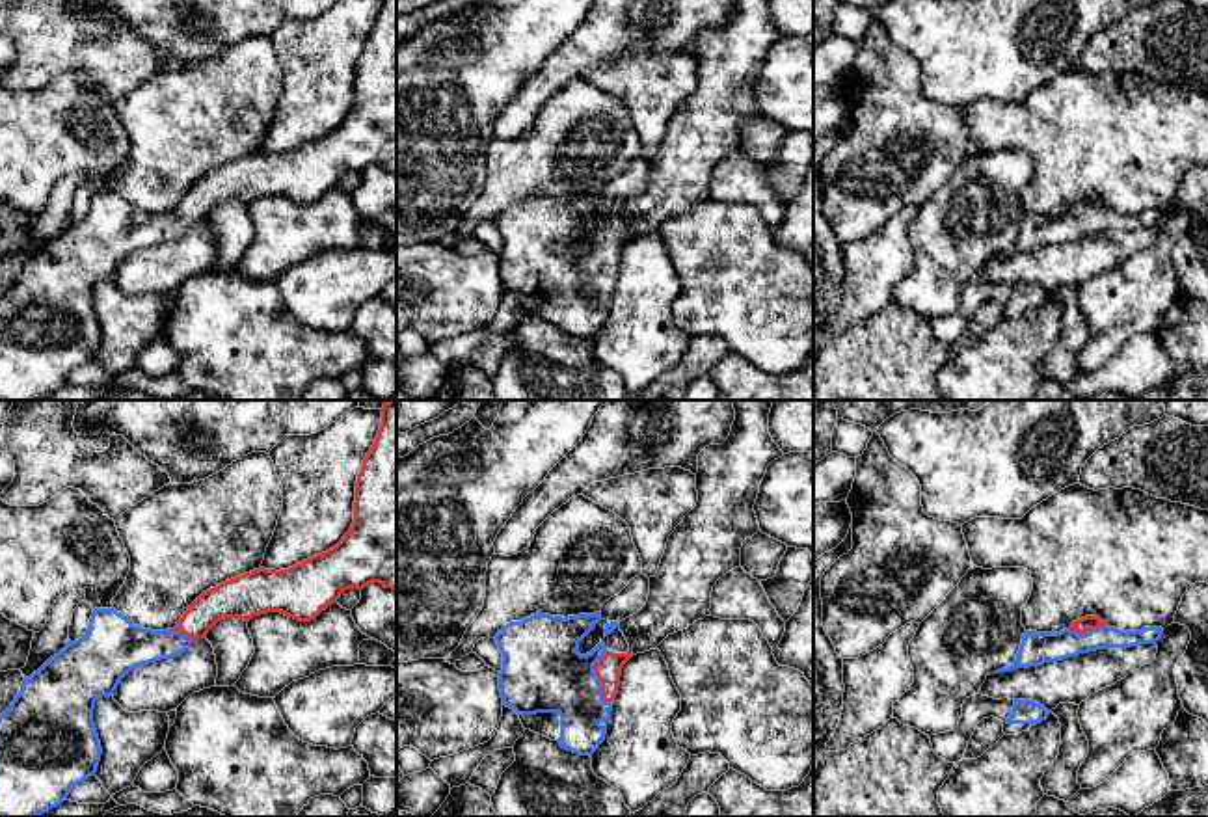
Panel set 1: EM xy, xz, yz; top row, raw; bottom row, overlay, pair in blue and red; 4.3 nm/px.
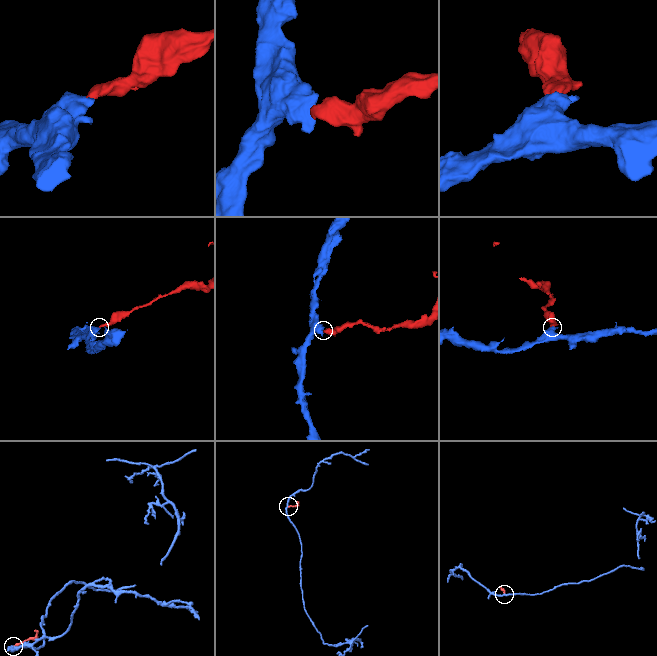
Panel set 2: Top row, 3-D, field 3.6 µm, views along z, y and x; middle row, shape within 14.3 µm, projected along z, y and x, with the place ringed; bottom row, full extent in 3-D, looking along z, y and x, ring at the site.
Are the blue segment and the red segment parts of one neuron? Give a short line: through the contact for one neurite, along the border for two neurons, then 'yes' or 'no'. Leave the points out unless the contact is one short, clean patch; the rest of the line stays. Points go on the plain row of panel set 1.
xz (542, 254), (555, 259), (596, 259), (609, 250) | yes

